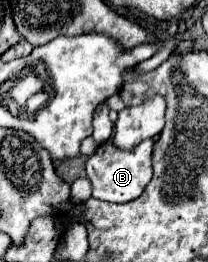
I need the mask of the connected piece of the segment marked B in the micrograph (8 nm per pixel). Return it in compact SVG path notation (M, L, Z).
M152 139L142 141L136 149L130 153L122 153L122 149L116 149L112 141L102 143L96 153L86 161L86 175L92 181L92 197L110 201L110 203L128 203L136 197L142 195L146 185L152 179L152 165L150 165L150 155L152 155Z

